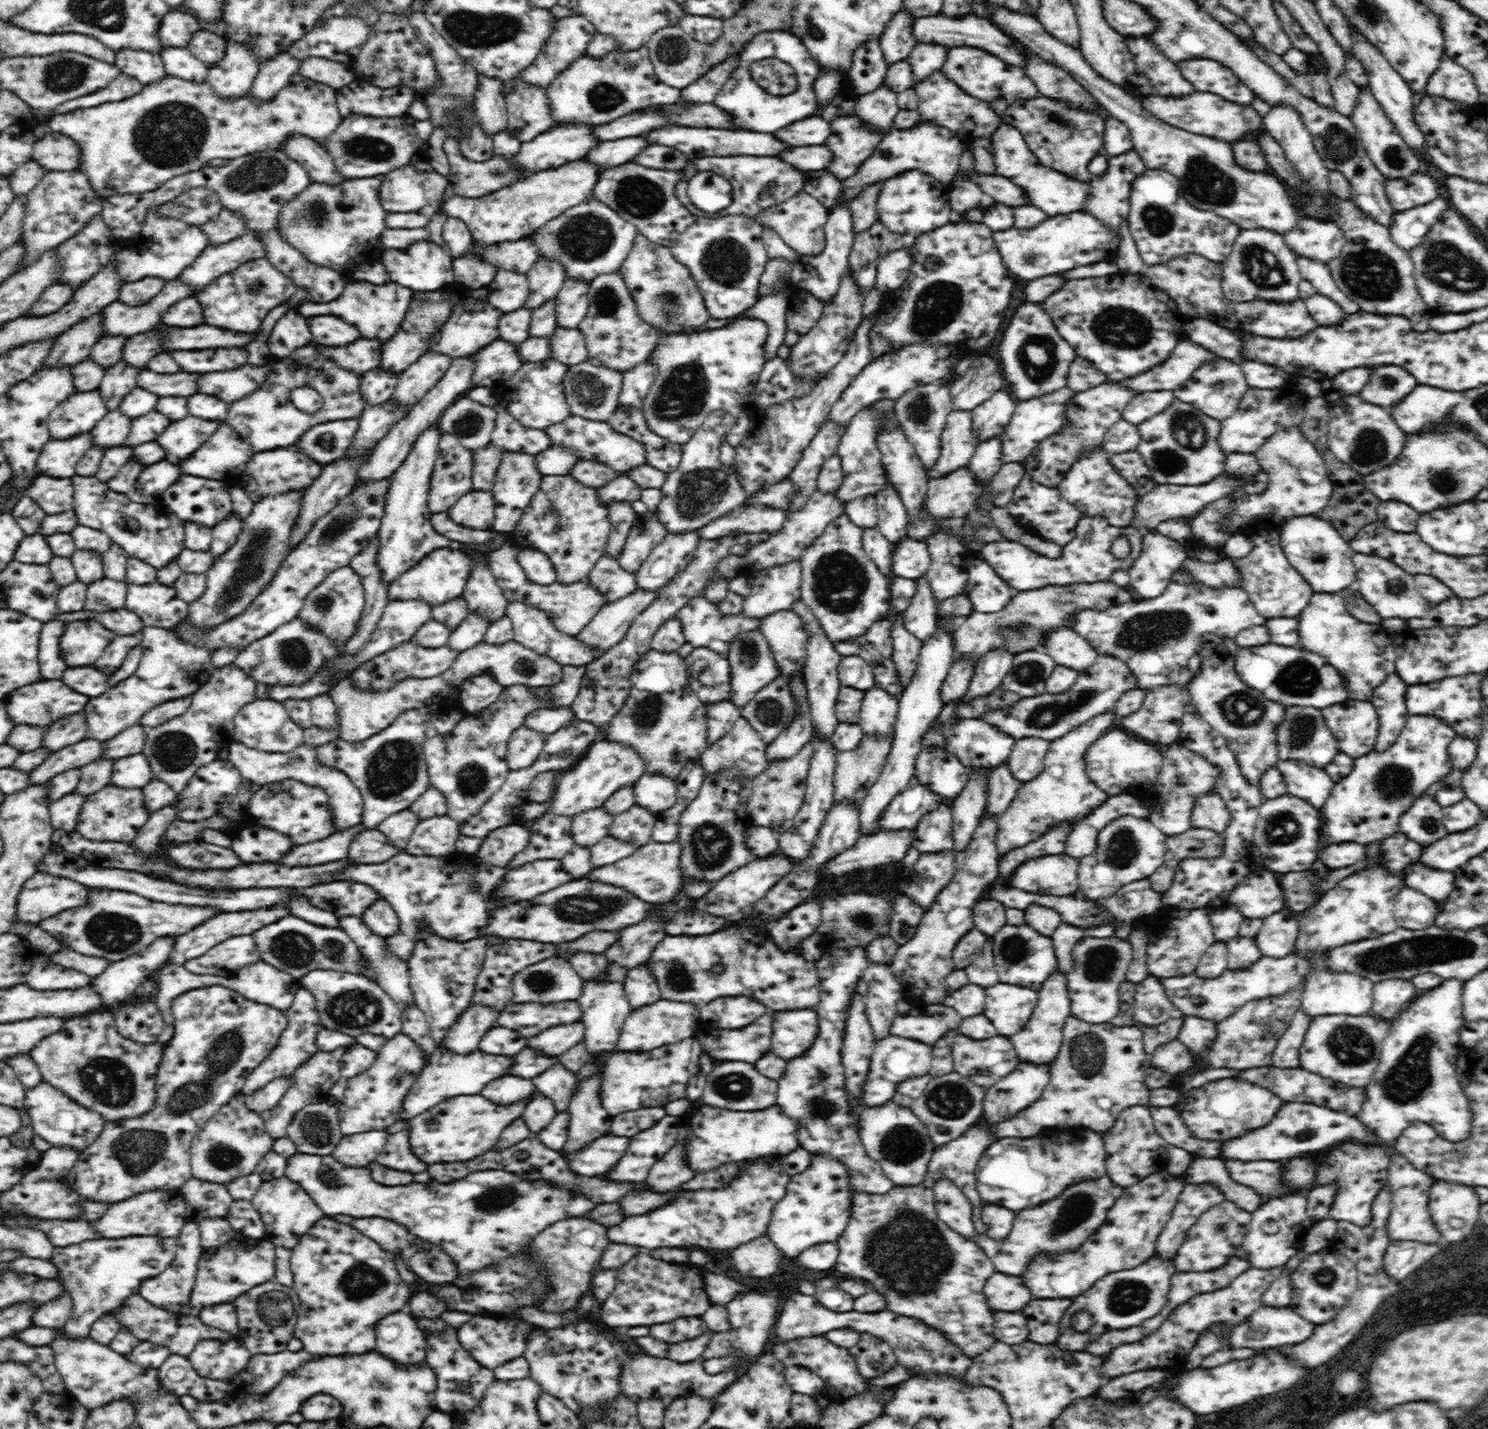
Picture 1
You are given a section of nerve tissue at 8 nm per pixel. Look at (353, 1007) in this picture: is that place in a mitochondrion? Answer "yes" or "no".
yes

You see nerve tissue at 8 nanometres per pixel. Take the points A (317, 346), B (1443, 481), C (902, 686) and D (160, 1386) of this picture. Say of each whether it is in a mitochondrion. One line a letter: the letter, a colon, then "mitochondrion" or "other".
A: other
B: mitochondrion
C: other
D: other

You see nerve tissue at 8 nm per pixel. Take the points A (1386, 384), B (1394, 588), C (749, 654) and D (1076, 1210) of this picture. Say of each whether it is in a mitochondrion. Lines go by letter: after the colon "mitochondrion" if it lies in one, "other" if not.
A: mitochondrion
B: mitochondrion
C: mitochondrion
D: mitochondrion

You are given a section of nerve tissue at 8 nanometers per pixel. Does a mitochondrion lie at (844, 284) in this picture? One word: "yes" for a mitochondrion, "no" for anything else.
no

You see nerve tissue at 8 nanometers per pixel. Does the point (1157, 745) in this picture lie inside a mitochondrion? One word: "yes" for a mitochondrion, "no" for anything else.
no

